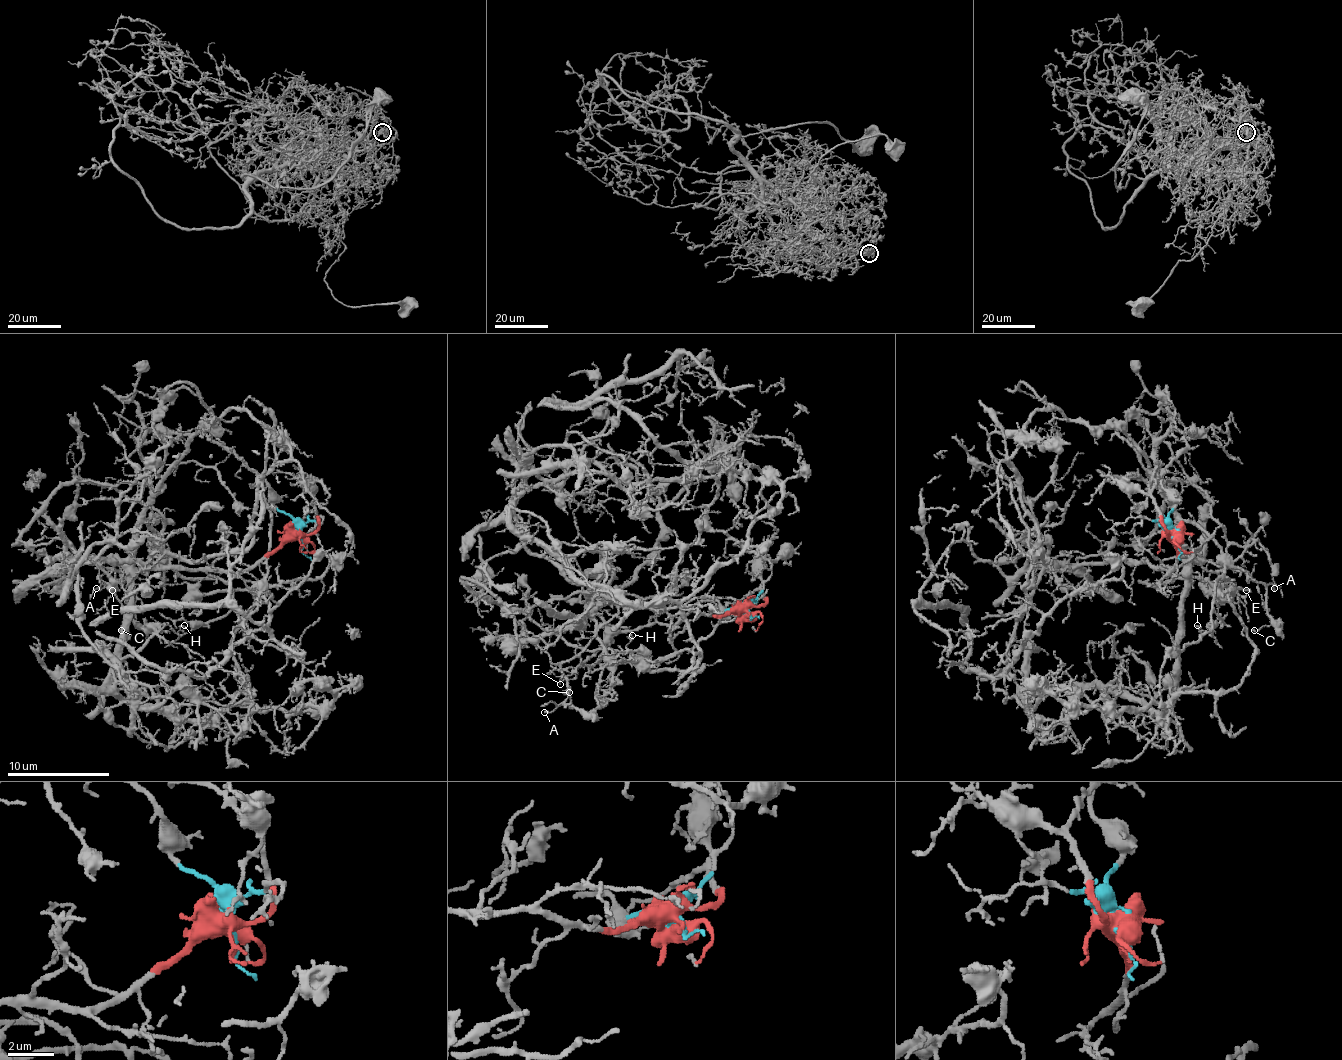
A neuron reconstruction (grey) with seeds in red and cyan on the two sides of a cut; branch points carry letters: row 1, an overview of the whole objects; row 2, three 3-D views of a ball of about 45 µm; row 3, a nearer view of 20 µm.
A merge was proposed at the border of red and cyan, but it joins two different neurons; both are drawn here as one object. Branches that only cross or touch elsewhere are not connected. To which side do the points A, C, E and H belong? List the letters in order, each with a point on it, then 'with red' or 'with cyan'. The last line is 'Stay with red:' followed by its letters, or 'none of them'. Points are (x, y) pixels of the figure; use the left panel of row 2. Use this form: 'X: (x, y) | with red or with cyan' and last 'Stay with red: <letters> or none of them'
A: (96, 588) | with cyan
C: (121, 630) | with cyan
E: (112, 590) | with red
H: (184, 625) | with cyan
Stay with red: E

